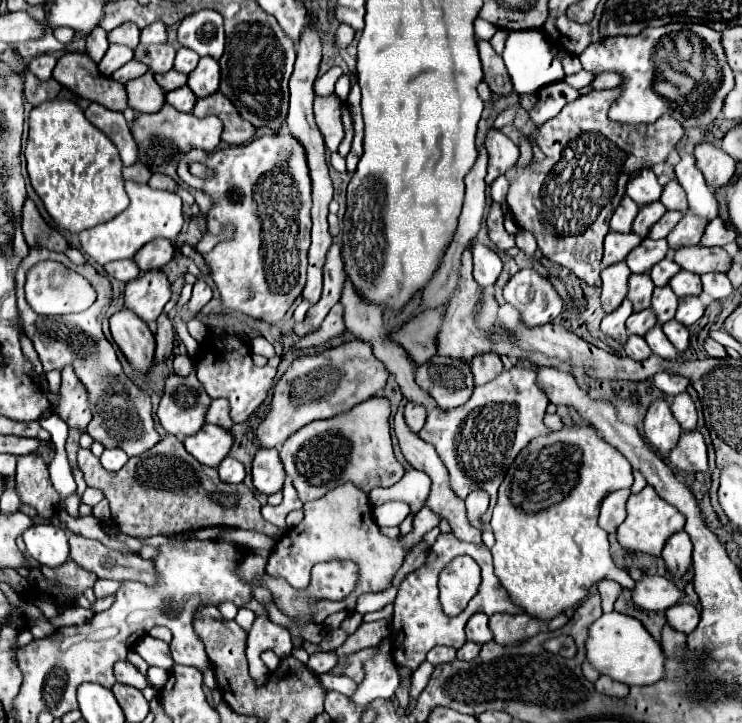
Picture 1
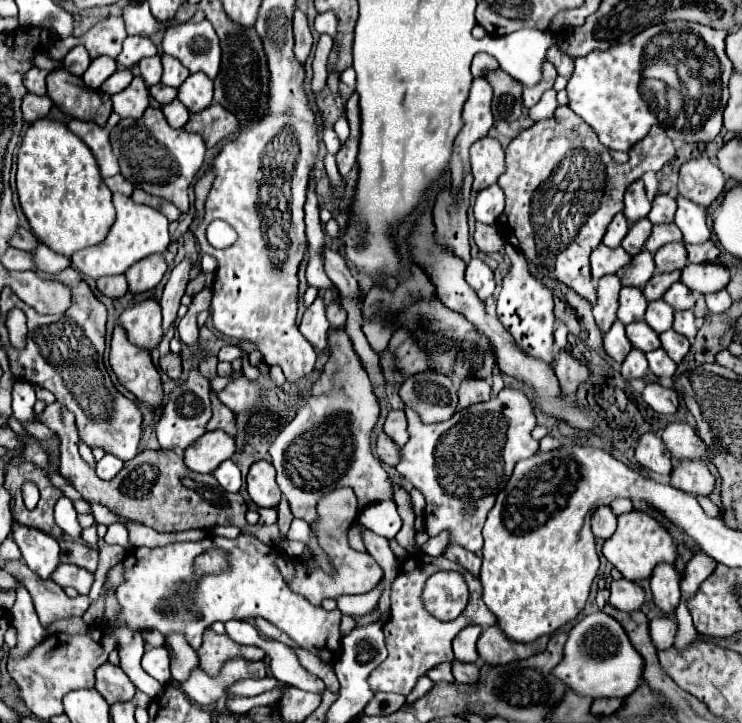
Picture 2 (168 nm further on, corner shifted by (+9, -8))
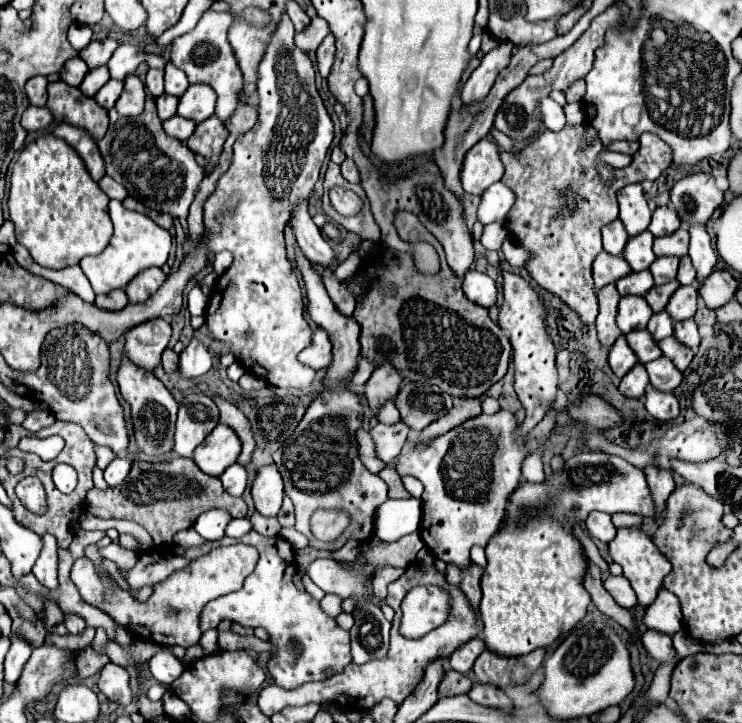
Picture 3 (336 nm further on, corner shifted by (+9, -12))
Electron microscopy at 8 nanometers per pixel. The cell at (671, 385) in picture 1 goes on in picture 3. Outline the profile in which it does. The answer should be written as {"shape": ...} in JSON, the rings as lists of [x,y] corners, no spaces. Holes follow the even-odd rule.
{"shape":[[[652,386],[646,388],[644,406],[656,420],[662,420],[662,422],[674,420],[680,414],[680,406],[678,406],[676,396],[670,392],[660,392]]]}

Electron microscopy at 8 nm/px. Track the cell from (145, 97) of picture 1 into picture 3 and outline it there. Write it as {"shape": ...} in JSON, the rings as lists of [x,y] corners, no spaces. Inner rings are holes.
{"shape":[[[126,76],[124,78],[124,90],[120,98],[116,100],[116,110],[120,116],[138,116],[144,110],[144,84],[138,76]]]}

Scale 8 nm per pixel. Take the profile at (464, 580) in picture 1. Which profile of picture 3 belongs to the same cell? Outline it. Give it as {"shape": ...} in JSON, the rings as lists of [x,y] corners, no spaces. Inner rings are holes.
{"shape":[[[416,586],[402,602],[400,634],[420,638],[446,622],[450,614],[450,598],[438,586]]]}

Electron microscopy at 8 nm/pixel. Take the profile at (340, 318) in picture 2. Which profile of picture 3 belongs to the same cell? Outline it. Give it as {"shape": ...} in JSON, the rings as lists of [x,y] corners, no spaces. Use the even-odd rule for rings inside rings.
{"shape":[[[324,268],[322,278],[324,278],[324,286],[326,286],[330,298],[334,300],[336,308],[338,308],[344,316],[352,316],[354,306],[356,306],[356,298],[354,298],[354,294],[348,290],[348,286],[334,276],[334,270],[332,270],[332,268]]]}

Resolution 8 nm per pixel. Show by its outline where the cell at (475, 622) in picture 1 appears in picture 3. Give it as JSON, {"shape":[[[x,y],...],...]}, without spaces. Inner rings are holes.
{"shape":[[[480,636],[468,640],[466,644],[462,644],[452,656],[450,656],[450,668],[460,672],[460,674],[466,674],[472,670],[476,658],[486,650],[484,646],[484,640]]]}

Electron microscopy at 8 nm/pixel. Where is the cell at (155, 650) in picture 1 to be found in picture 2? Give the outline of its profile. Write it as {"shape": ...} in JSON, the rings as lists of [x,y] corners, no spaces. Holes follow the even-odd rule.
{"shape":[[[164,646],[150,648],[142,656],[142,668],[156,678],[160,684],[166,684],[170,680],[170,656]]]}

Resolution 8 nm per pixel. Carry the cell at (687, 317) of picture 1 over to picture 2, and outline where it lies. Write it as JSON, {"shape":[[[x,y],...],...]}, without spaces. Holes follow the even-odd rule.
{"shape":[[[684,310],[684,312],[674,312],[674,330],[682,336],[686,336],[688,340],[692,340],[698,332],[696,328],[696,318],[692,310]]]}

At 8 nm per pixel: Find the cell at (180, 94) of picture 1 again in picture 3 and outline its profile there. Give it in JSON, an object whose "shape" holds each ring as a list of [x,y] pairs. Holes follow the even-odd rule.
{"shape":[[[172,116],[170,120],[164,122],[166,134],[172,136],[172,138],[178,138],[180,142],[186,142],[188,136],[192,136],[194,128],[196,128],[196,122],[188,120],[188,118],[182,118],[182,116]]]}

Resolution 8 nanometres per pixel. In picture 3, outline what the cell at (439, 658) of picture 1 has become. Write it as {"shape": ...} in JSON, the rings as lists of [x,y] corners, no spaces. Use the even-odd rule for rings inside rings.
{"shape":[[[448,670],[440,682],[440,696],[456,696],[456,694],[468,694],[472,688],[472,680],[460,672]]]}

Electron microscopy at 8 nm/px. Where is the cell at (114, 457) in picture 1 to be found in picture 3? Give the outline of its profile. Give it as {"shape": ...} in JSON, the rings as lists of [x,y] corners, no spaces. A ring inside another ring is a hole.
{"shape":[[[116,458],[116,460],[112,460],[108,464],[108,468],[104,470],[104,480],[108,482],[108,486],[112,486],[112,488],[120,486],[126,480],[126,476],[128,476],[130,466],[132,466],[132,462],[128,458]]]}

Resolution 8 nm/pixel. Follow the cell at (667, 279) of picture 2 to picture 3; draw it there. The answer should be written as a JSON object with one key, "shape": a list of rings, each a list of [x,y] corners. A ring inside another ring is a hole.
{"shape":[[[672,280],[672,282],[664,284],[664,286],[654,286],[644,298],[646,298],[646,302],[650,304],[650,308],[652,308],[654,312],[662,312],[662,310],[666,308],[670,296],[676,292],[678,286],[680,286],[678,280]]]}

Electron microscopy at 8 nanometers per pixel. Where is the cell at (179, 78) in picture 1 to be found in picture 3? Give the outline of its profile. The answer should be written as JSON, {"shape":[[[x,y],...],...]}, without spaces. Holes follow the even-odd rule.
{"shape":[[[162,94],[162,96],[156,98],[156,104],[158,104],[158,118],[160,120],[168,120],[168,118],[176,116],[176,106],[178,106],[178,98],[176,96]]]}

